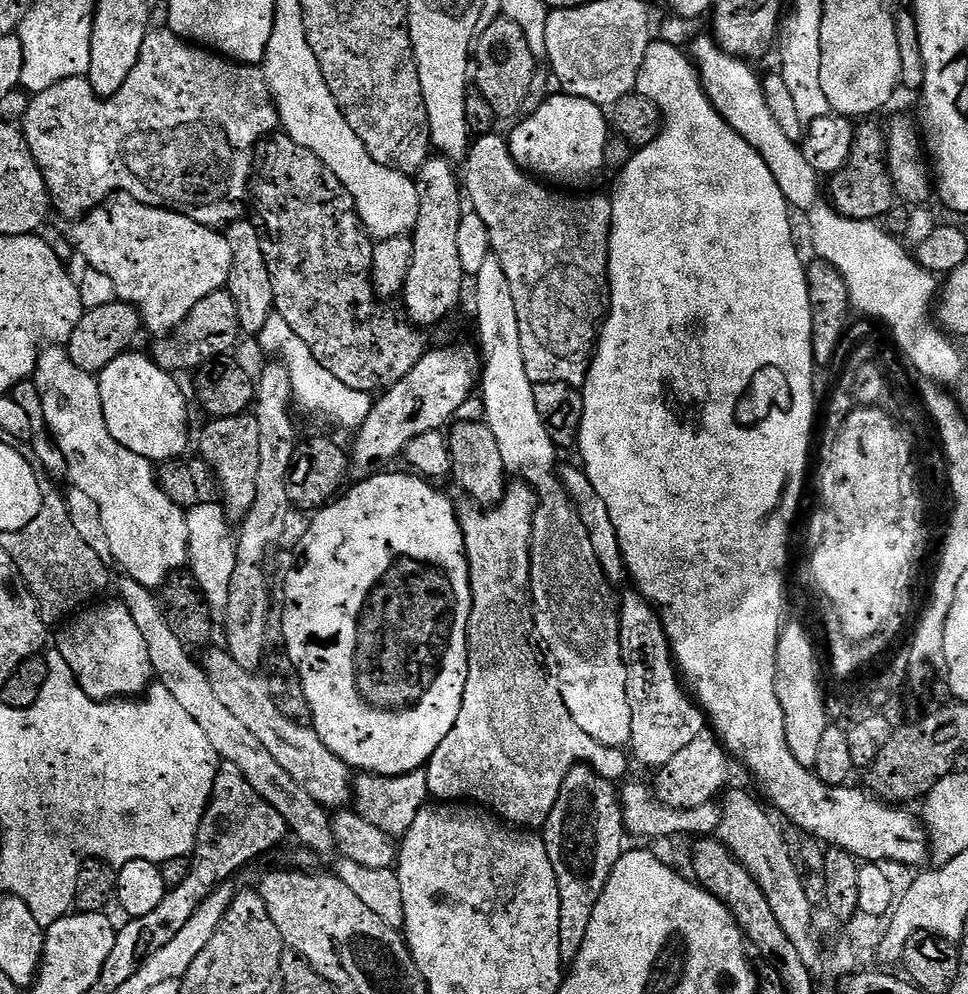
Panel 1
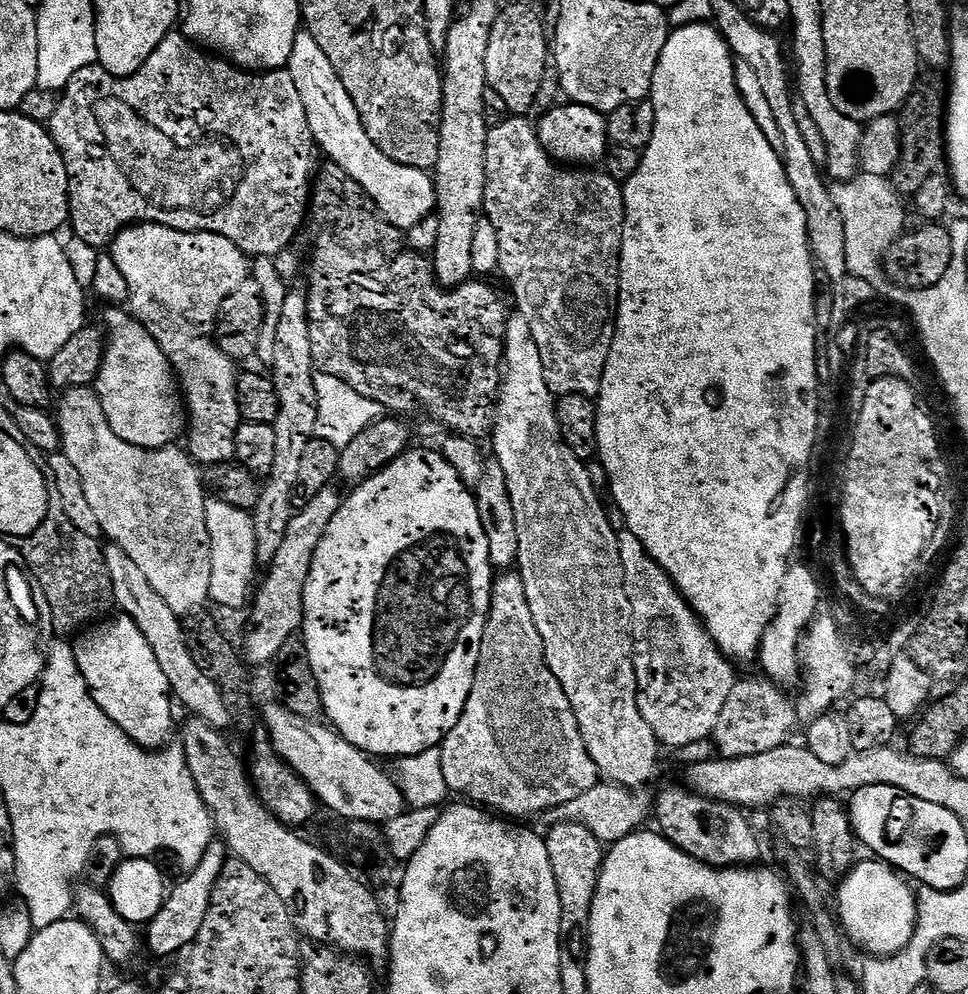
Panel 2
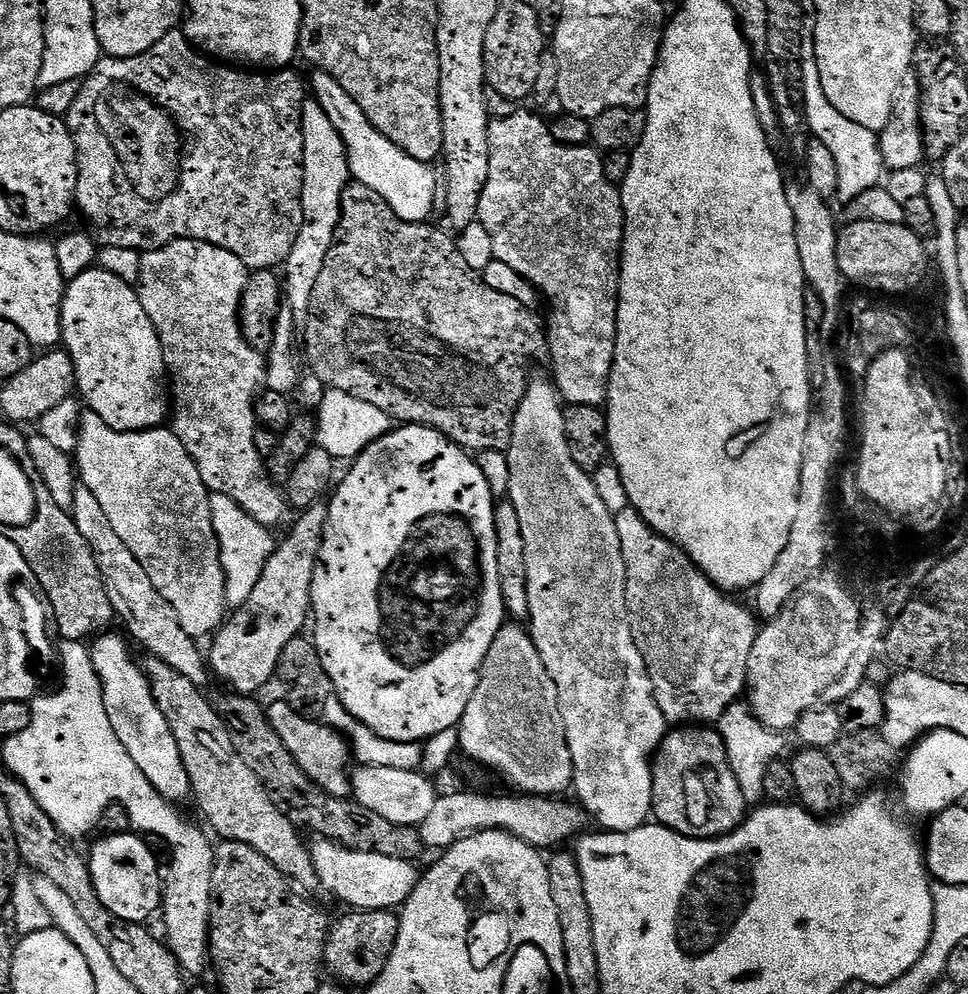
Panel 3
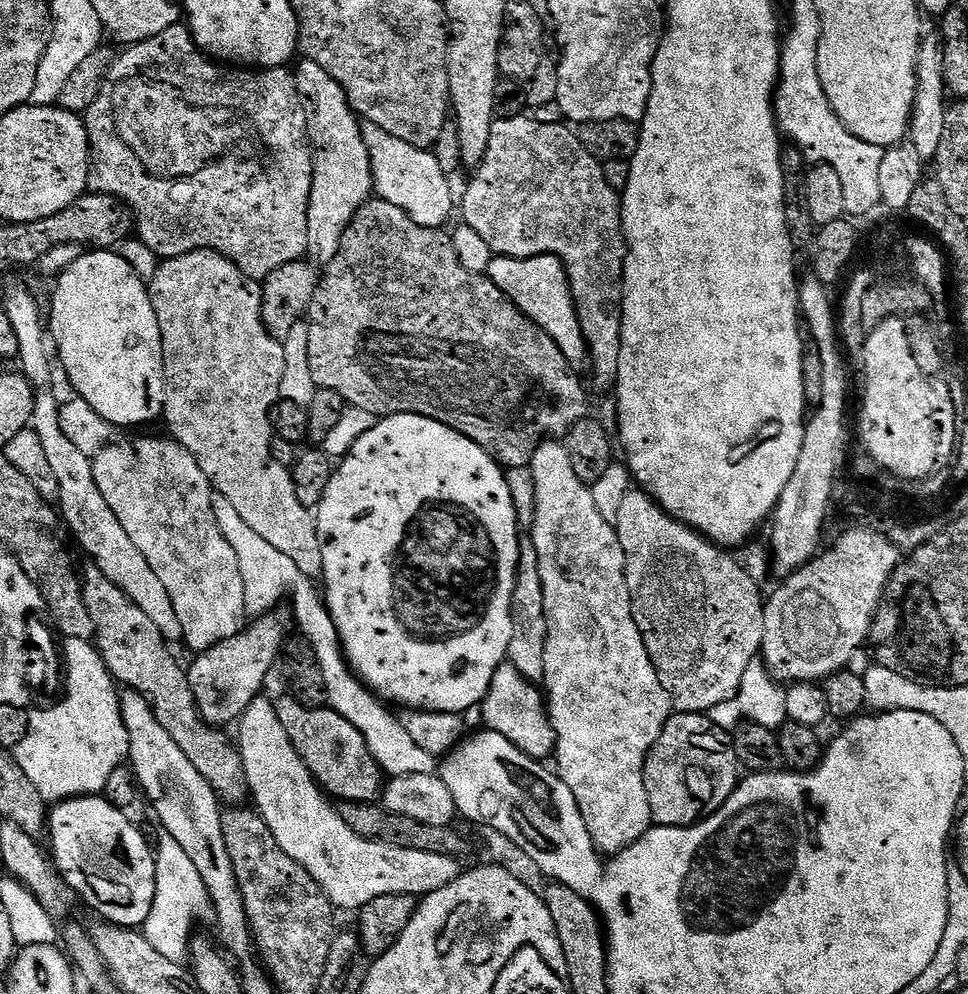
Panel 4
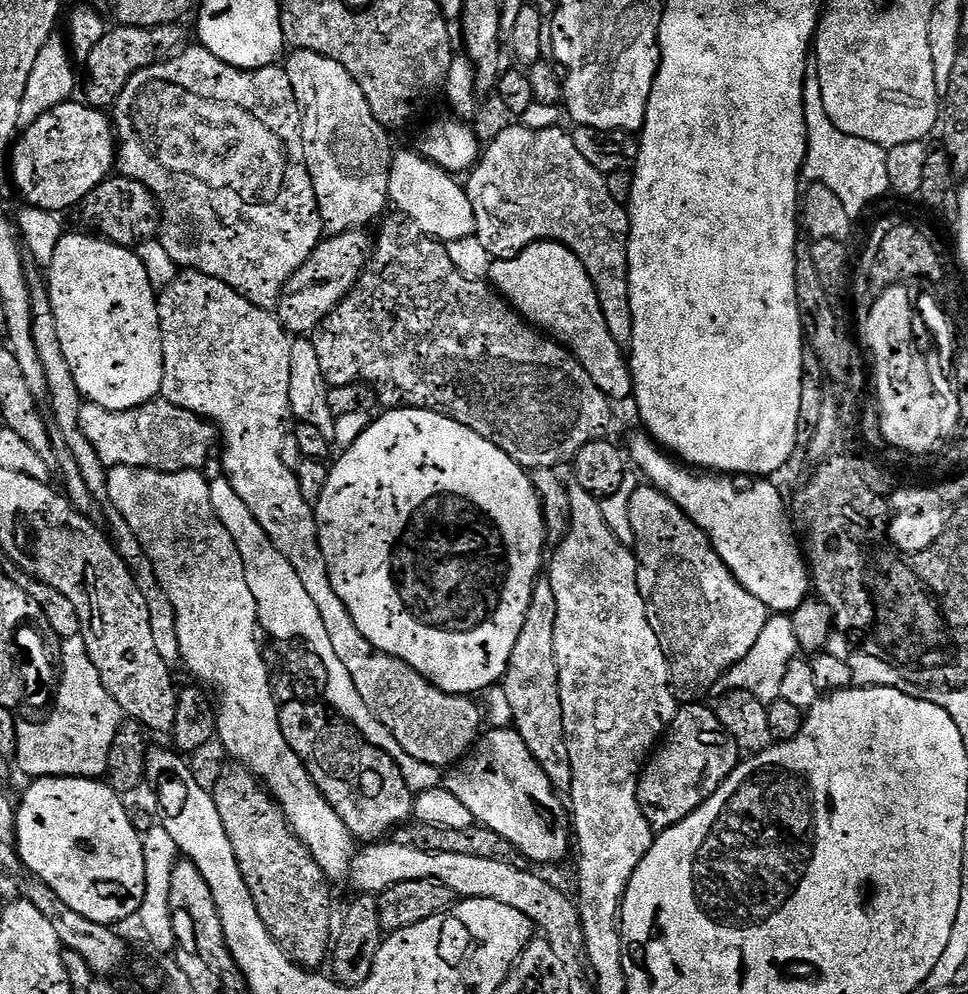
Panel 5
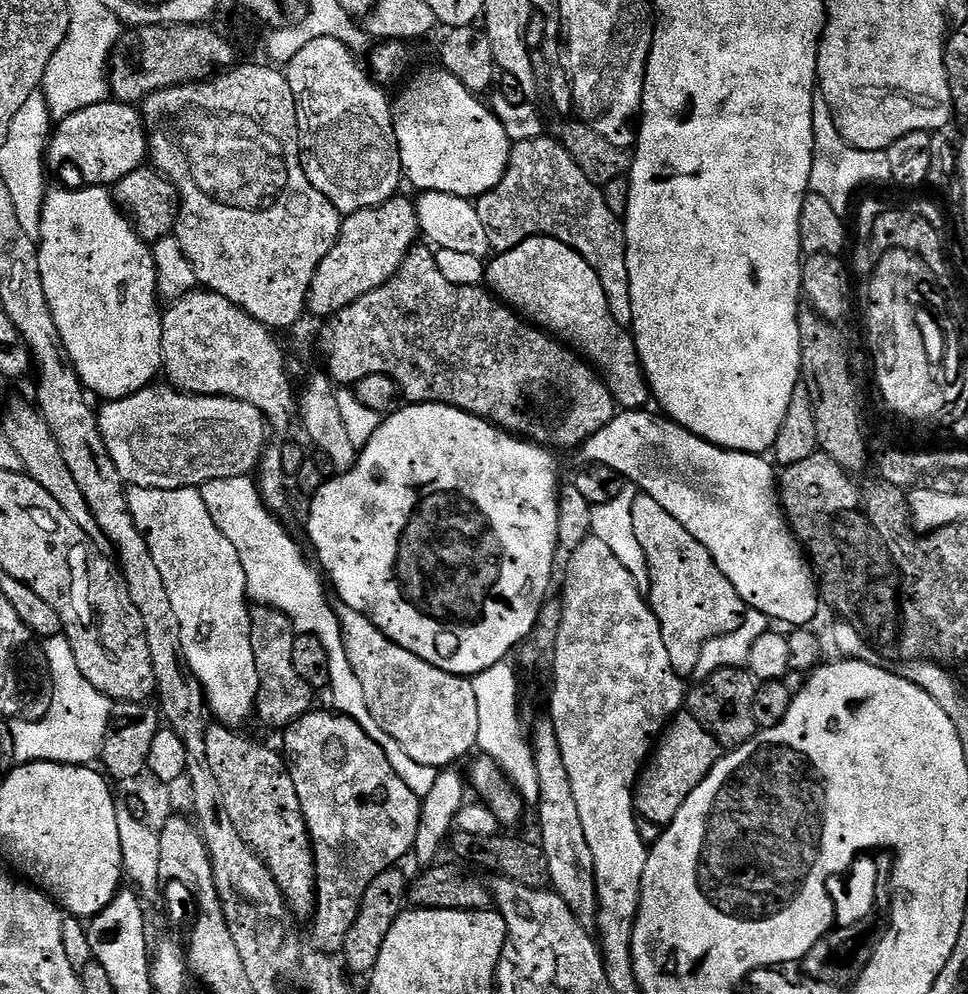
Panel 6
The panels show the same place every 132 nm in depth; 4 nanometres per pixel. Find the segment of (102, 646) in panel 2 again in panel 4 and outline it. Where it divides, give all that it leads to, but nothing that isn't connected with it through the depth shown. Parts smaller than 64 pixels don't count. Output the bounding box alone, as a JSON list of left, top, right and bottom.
[119,690,254,960]

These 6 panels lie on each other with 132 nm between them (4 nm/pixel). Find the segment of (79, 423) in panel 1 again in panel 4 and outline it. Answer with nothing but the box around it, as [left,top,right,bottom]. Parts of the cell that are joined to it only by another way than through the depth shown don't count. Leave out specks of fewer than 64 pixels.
[92,436,246,654]

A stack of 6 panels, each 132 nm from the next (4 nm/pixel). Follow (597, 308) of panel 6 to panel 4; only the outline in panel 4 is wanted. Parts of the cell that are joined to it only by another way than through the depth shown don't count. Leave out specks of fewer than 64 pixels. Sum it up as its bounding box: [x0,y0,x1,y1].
[486,255,589,373]

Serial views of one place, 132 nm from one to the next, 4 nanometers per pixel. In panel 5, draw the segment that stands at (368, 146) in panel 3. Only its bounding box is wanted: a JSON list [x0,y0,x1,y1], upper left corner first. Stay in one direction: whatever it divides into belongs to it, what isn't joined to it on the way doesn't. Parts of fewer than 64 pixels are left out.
[388,151,476,242]

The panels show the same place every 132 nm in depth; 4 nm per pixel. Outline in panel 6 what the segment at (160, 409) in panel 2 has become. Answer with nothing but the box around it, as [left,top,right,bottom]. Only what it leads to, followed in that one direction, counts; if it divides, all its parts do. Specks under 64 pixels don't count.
[38,186,164,401]

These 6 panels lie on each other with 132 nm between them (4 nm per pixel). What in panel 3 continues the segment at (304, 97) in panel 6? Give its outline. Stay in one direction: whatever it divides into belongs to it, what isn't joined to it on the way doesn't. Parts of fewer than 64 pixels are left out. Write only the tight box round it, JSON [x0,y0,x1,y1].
[282,98,350,325]

